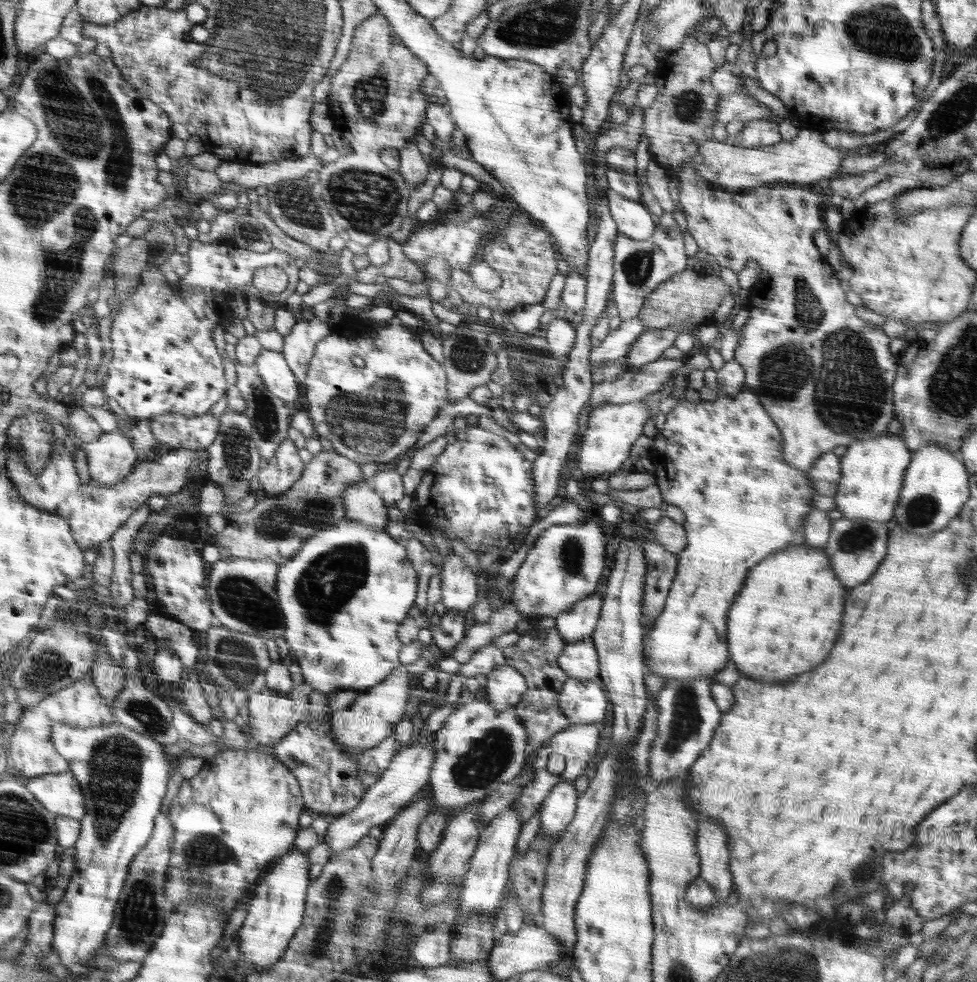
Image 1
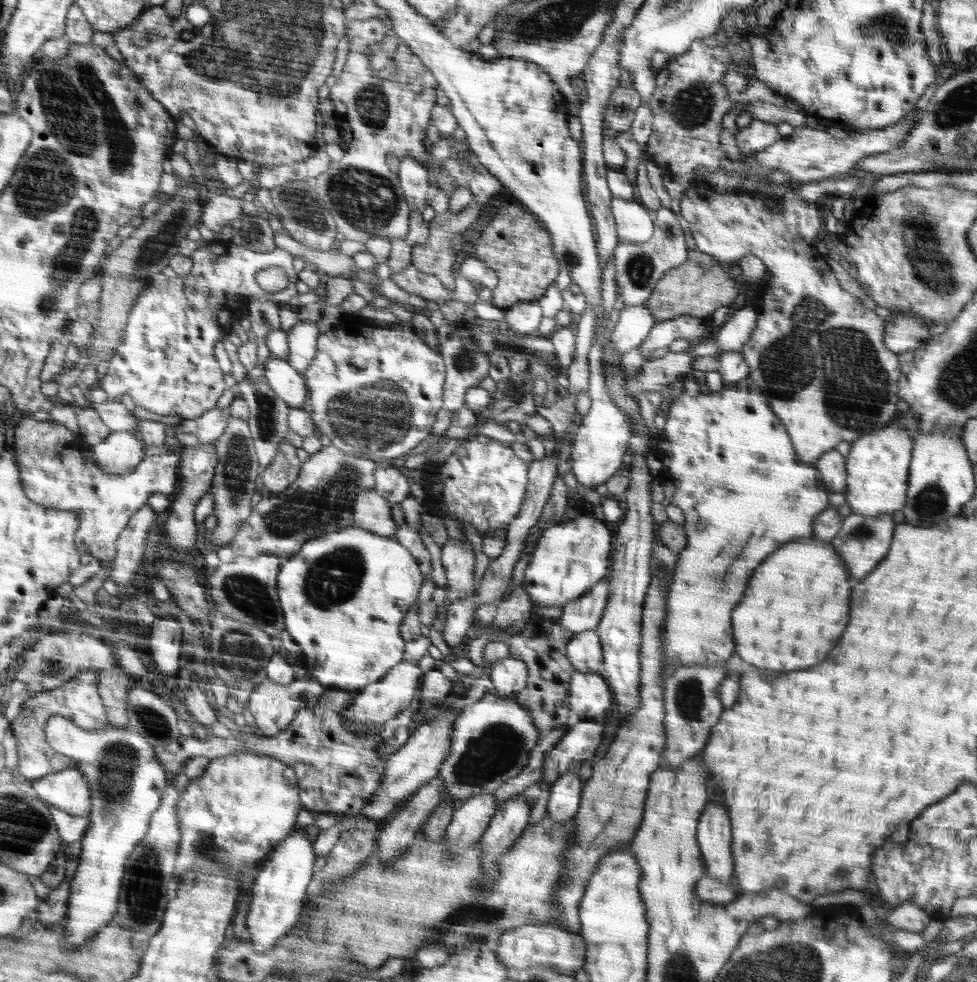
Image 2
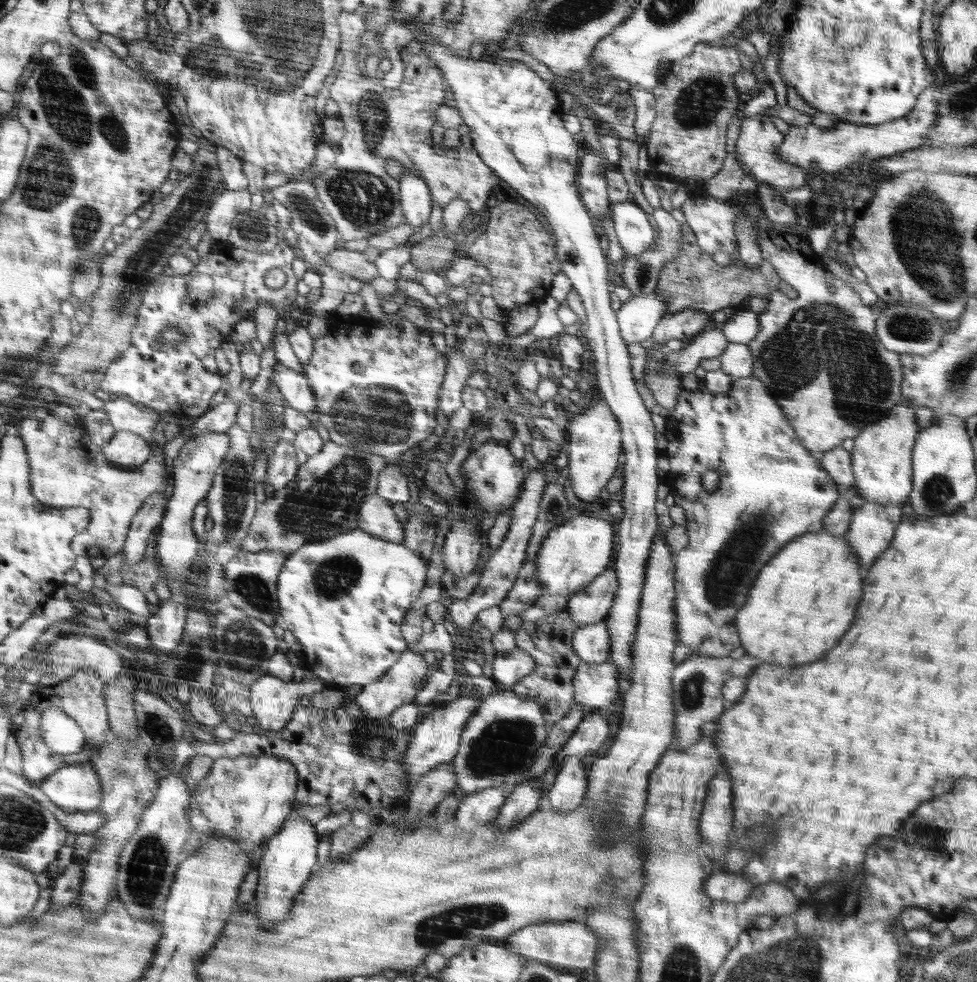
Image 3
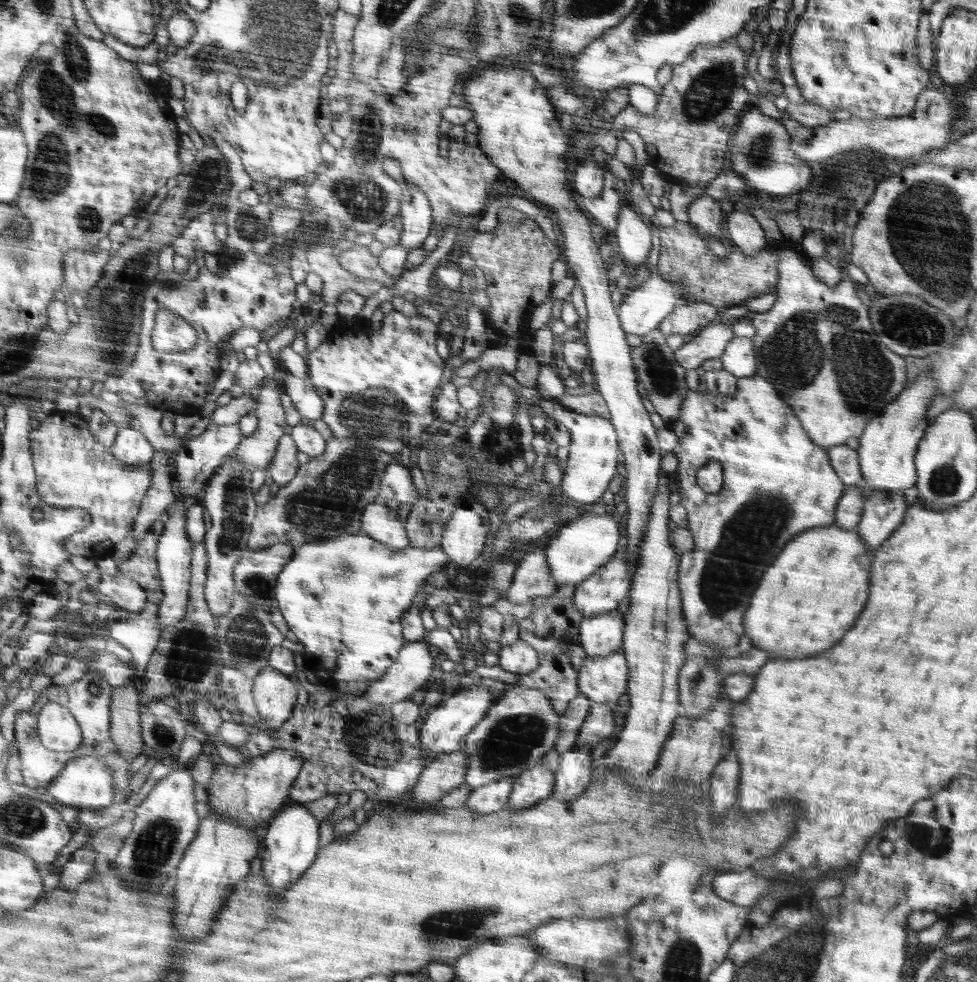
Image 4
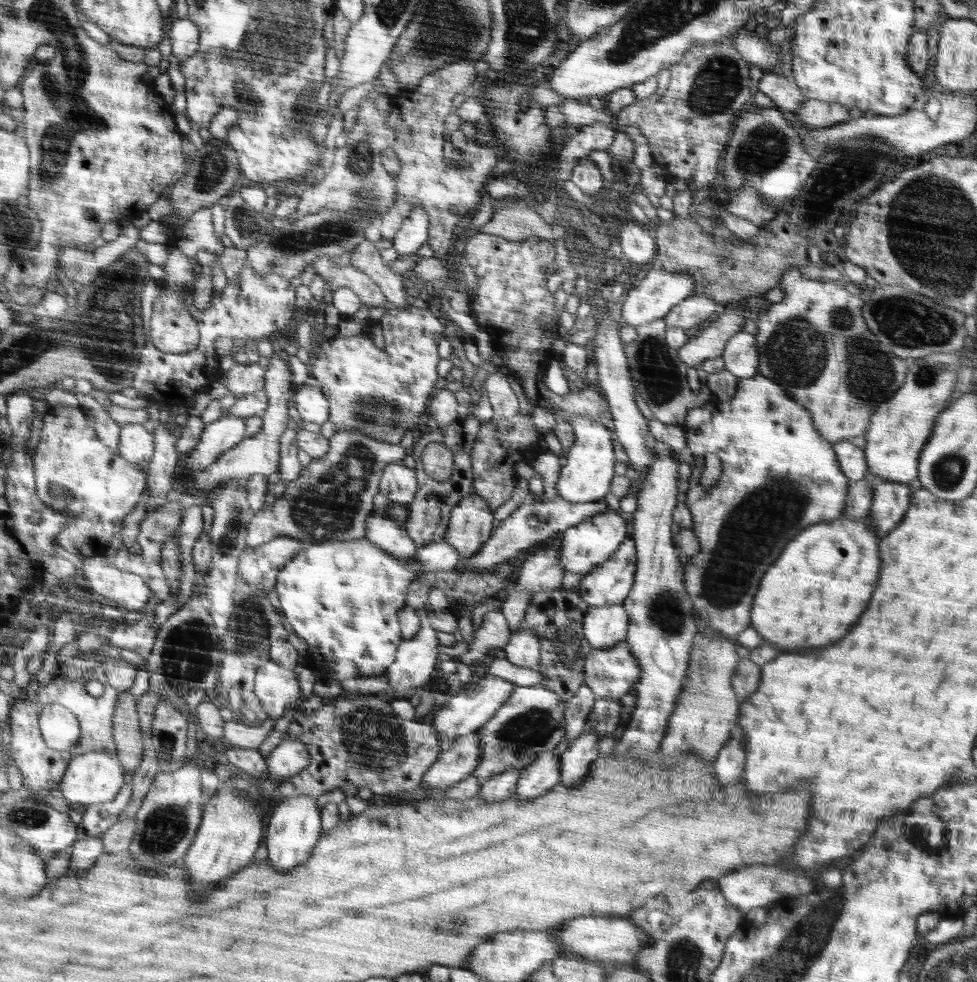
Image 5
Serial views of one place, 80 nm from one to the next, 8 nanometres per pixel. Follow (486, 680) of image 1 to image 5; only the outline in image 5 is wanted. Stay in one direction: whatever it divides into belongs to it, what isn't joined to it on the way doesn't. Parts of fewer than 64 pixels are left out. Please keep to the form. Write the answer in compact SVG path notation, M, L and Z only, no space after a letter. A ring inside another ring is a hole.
M520 621L518 631L511 635L510 641L503 648L506 658L516 666L535 669L540 664L540 643L532 629Z

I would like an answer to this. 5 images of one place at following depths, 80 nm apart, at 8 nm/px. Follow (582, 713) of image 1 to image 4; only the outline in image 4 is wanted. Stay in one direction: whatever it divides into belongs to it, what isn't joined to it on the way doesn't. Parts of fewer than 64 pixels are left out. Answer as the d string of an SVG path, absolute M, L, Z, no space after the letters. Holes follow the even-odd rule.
M622 650L608 656L587 656L578 671L578 692L588 696L592 704L615 706L627 692L628 677Z

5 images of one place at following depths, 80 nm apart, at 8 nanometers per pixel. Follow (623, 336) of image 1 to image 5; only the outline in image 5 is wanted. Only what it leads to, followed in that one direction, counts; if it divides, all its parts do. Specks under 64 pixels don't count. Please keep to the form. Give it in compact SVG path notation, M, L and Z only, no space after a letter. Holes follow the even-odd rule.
M652 267L646 277L639 280L627 296L623 297L621 315L624 318L624 325L636 329L652 320L665 317L671 308L674 308L679 302L692 294L696 282L697 280L694 280L693 276L684 272L668 272L664 269L659 270Z

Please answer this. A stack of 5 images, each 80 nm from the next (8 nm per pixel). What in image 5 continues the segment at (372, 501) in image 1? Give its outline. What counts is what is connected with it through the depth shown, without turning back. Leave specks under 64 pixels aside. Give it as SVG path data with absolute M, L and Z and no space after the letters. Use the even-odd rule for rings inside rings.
M373 512L365 524L365 537L383 551L394 555L394 560L404 560L406 564L416 564L415 552L418 546L408 536L404 526L400 526L386 512Z

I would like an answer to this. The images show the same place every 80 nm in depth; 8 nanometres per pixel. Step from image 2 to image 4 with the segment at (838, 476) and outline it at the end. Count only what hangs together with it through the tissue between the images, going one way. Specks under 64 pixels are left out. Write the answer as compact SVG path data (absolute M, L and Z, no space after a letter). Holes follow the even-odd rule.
M845 443L827 448L830 466L842 479L845 491L862 478L861 466L858 462L858 453Z

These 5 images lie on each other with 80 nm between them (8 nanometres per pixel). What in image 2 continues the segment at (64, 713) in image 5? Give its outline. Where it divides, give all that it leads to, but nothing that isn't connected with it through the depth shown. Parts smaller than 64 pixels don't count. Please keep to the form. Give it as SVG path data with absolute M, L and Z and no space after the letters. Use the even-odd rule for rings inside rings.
M53 715L49 719L45 733L49 744L60 754L71 758L74 766L90 776L94 784L94 812L89 812L88 830L81 838L82 848L79 864L69 884L68 910L64 918L70 920L70 944L84 944L86 938L100 932L117 914L119 890L124 874L124 865L128 855L139 843L142 843L149 830L150 819L164 798L166 771L158 760L154 746L134 729L108 727L101 731L86 730L69 718Z

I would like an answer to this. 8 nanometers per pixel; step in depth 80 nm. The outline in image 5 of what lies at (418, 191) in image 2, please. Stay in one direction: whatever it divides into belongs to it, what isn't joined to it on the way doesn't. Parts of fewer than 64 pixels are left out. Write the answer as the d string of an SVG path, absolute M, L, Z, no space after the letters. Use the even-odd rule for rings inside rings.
M414 207L394 236L392 247L400 256L416 253L428 241L428 217L422 207Z

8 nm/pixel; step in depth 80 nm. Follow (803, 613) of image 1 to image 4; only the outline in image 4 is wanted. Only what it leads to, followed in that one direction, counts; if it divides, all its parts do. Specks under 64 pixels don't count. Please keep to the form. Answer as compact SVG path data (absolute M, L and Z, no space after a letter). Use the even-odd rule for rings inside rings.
M835 524L811 528L806 532L796 535L792 539L792 542L787 542L785 546L786 548L782 548L782 552L778 554L778 558L770 564L770 568L766 568L766 571L762 574L762 578L759 579L760 584L754 590L752 598L750 598L750 606L744 611L744 635L752 641L754 647L769 652L771 659L788 658L788 660L794 660L794 658L818 656L820 652L832 648L854 626L854 620L858 618L860 610L864 608L866 598L868 598L868 576L870 576L870 564L873 562L873 556L870 552L867 552L867 548L863 540L861 540L861 536L857 533L856 527L850 530L844 530Z

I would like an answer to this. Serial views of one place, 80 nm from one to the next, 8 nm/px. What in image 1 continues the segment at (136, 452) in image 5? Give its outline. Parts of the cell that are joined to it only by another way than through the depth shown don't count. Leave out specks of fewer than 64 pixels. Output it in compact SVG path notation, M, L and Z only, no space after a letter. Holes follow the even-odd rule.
M120 430L102 433L98 440L80 441L80 450L86 452L91 480L105 484L116 484L130 473L139 460L130 440Z

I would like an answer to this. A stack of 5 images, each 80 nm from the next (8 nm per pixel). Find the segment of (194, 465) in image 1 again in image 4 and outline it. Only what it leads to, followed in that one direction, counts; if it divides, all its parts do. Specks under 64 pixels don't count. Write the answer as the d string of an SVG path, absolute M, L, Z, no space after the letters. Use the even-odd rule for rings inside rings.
M58 410L48 415L42 422L32 426L31 448L33 464L36 468L36 487L41 499L50 506L69 509L78 507L86 509L92 516L92 522L65 540L65 547L74 556L84 556L90 560L98 560L104 556L111 556L113 548L126 538L133 526L134 519L141 507L142 499L152 482L150 464L137 466L126 464L118 460L90 431L90 424L82 419L78 413Z

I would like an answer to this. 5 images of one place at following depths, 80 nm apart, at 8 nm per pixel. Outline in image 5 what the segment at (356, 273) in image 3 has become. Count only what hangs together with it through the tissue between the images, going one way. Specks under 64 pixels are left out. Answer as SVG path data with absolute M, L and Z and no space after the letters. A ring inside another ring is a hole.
M367 240L360 242L342 261L367 274L381 288L390 306L409 307L403 285L405 276L383 263L381 253L376 250L374 243Z

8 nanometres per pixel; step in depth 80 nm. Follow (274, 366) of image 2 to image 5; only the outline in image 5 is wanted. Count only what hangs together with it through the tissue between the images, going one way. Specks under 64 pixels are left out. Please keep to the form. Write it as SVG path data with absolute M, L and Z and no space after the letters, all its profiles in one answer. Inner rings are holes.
M315 383L298 385L292 399L302 420L320 425L328 424L329 402Z

